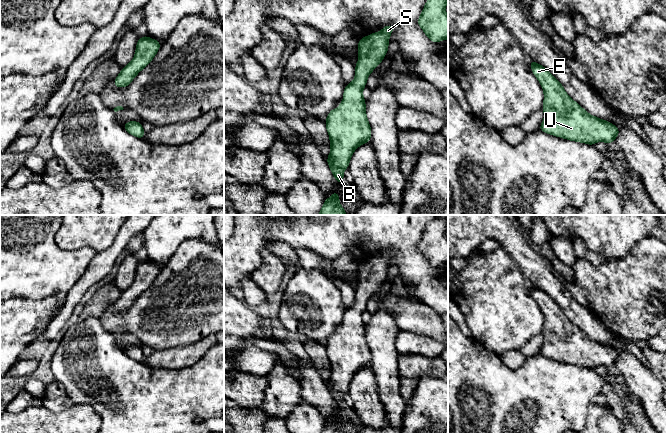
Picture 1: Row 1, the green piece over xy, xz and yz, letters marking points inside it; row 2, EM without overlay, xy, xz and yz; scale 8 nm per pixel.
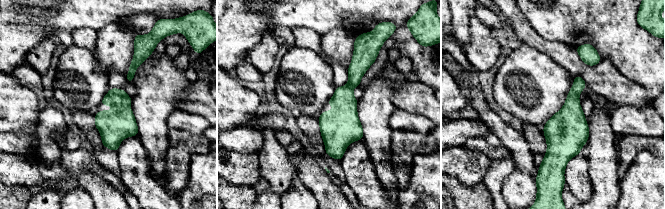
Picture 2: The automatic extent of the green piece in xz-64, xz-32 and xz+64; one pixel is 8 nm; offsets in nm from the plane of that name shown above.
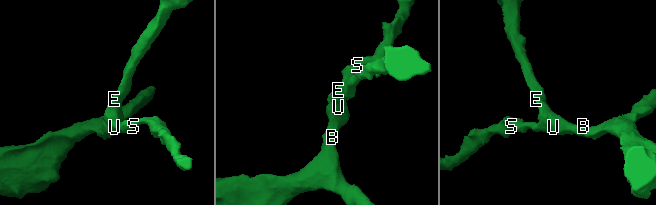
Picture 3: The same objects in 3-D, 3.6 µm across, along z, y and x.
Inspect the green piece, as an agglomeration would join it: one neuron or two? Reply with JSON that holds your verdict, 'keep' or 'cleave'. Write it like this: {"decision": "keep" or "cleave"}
{"decision": "keep"}

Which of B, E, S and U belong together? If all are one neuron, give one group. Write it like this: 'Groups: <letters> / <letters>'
Groups: B E S U

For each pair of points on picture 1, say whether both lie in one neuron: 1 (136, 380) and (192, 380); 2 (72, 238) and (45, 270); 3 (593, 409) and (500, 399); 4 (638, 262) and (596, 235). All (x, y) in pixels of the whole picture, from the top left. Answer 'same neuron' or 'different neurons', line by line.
1: same neuron
2: different neurons
3: different neurons
4: different neurons

